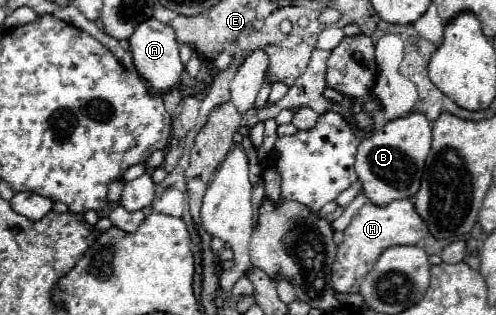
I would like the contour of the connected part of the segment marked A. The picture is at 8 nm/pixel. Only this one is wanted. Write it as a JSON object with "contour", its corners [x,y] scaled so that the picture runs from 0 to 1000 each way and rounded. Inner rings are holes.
{"contour":[[[298,57],[294,70],[282,70],[274,83],[270,108],[262,114],[262,152],[266,152],[266,184],[270,184],[270,203],[282,229],[282,241],[302,260],[306,298],[331,298],[363,267],[371,210],[363,197],[351,95],[339,76],[327,76],[315,57]]]}

